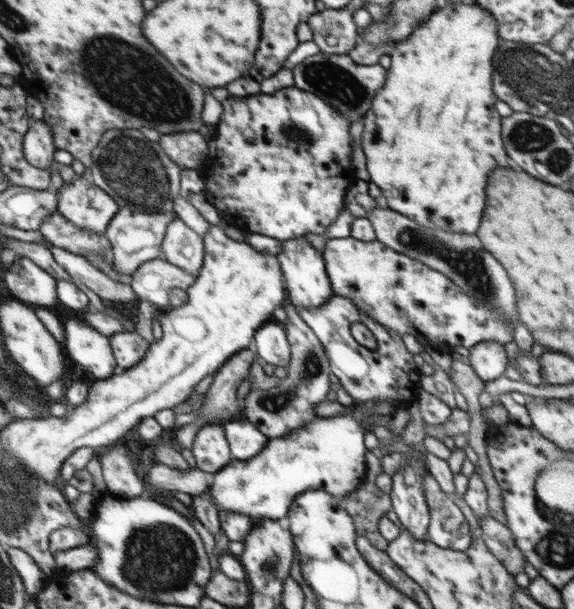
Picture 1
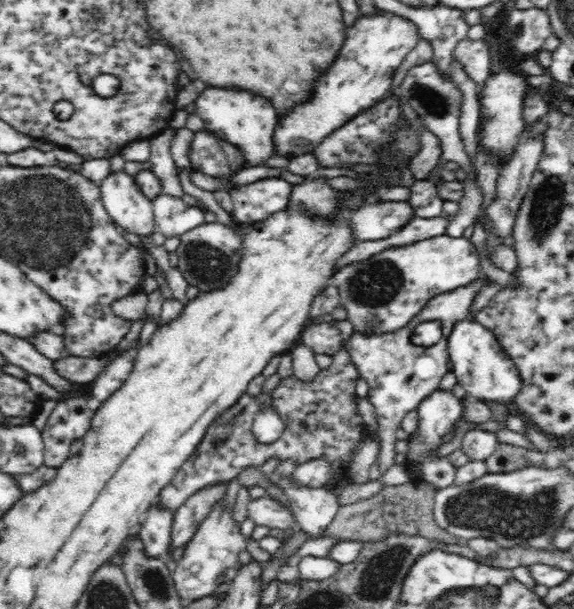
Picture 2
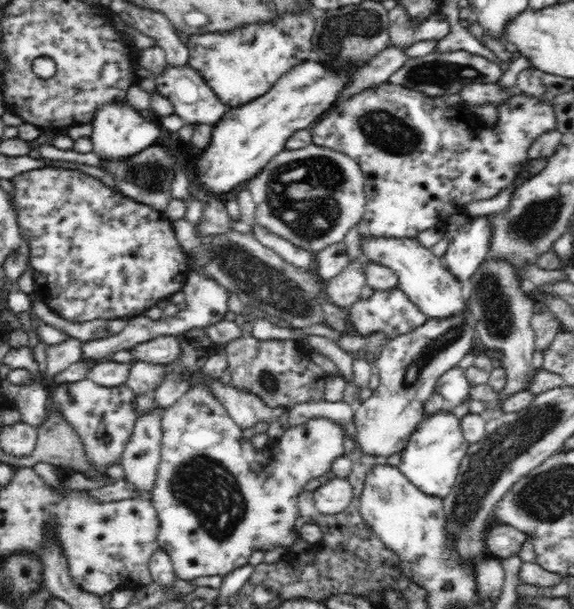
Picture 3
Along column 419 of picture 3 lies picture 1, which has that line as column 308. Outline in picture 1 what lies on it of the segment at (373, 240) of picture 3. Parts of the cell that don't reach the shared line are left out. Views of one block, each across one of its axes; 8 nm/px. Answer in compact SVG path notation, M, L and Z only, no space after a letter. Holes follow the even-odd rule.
M304 234L282 241L282 244L284 245L277 256L285 283L284 287L287 290L287 302L296 307L304 307L304 309L316 309L324 305L334 292L328 280L323 254L308 242Z

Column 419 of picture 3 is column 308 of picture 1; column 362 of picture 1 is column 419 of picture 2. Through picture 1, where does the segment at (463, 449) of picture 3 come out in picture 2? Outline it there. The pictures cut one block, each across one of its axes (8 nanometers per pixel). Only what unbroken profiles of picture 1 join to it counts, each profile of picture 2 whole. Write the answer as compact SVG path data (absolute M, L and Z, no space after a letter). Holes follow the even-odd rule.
M437 389L430 396L424 398L418 406L418 429L408 438L410 450L406 456L406 470L414 482L430 483L434 489L446 488L453 484L456 468L452 466L448 457L430 457L442 444L446 434L452 432L454 424L462 414L462 402L452 392Z

